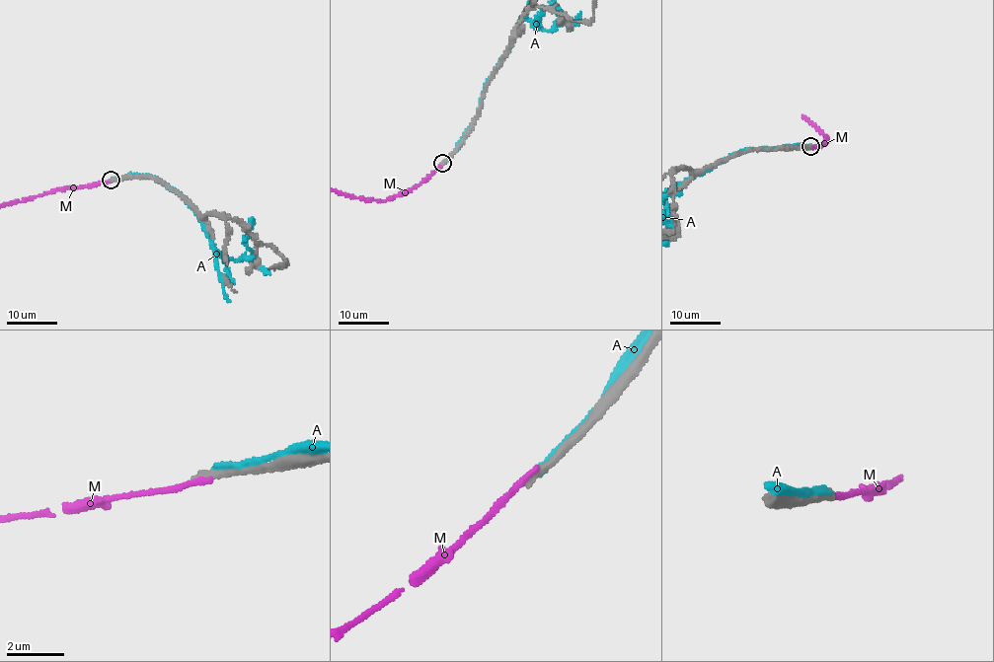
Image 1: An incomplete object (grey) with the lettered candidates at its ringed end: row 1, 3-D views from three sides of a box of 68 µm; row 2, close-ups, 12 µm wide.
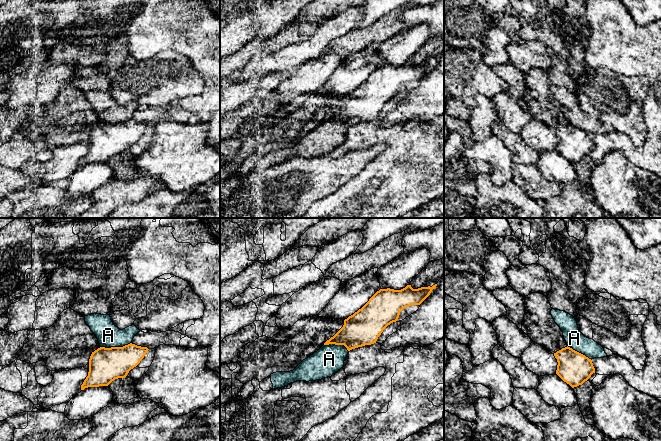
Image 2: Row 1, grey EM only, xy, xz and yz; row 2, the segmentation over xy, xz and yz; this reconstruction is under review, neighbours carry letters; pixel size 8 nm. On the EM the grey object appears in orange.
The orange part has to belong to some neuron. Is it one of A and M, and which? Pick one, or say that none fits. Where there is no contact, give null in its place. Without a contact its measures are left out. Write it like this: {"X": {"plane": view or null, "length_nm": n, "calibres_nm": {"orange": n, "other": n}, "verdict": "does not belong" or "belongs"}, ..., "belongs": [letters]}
{"A": {"plane": "xy", "length_nm": 260, "calibres_nm": {"orange": 280, "other": 190}, "verdict": "does not belong"}, "M": {"plane": null, "verdict": "does not belong"}, "belongs": []}

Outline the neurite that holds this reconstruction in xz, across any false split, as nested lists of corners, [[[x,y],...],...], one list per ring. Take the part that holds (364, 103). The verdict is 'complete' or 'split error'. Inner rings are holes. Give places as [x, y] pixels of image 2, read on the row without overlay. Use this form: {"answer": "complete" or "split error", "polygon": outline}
{"answer": "complete", "polygon": [[[436,62],[380,65],[361,85],[345,95],[343,103],[324,121],[344,121],[350,127],[376,119],[383,106],[398,96],[404,84],[420,81]]]}

